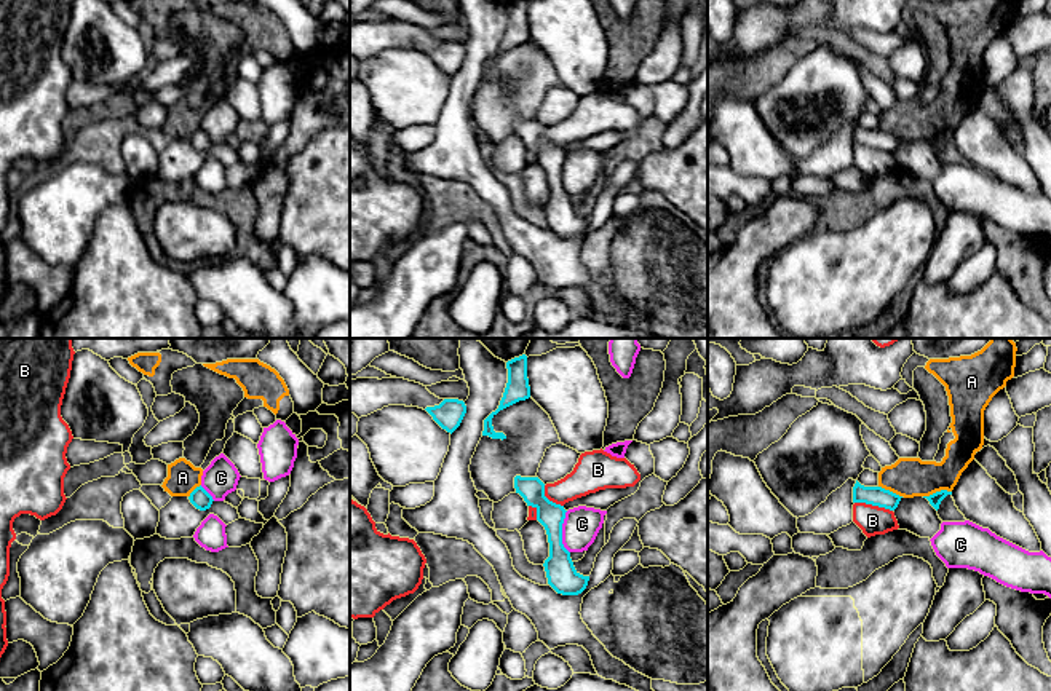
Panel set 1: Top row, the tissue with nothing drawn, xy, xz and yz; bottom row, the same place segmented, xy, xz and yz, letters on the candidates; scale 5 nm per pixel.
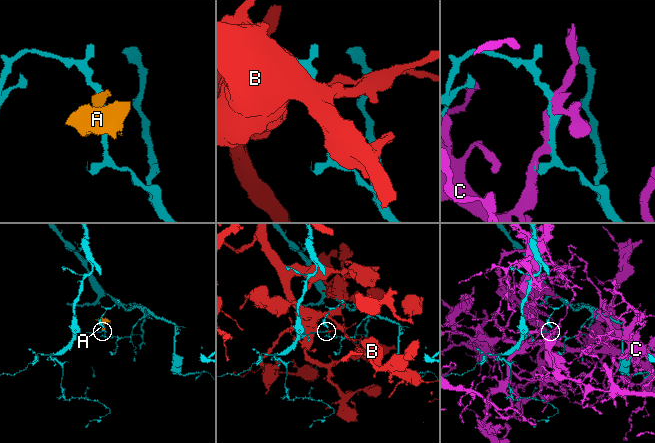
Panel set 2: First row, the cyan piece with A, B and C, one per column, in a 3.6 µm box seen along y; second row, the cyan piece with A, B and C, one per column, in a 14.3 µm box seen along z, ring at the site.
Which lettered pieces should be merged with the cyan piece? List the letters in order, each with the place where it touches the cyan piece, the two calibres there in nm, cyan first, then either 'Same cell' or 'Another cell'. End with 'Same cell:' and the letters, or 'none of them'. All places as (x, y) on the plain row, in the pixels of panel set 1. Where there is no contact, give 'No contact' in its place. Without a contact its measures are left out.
A: Touches cyan at yz (936, 134). Thickness 70 nm (cyan) against 200 nm. Another cell
B: Touches cyan at yz (874, 147). Thickness 100 nm (cyan) against 150 nm. Another cell
C: Touches cyan at xz (561, 174). Thickness 150 nm (cyan) against 180 nm. Another cell
Same cell: none of them

